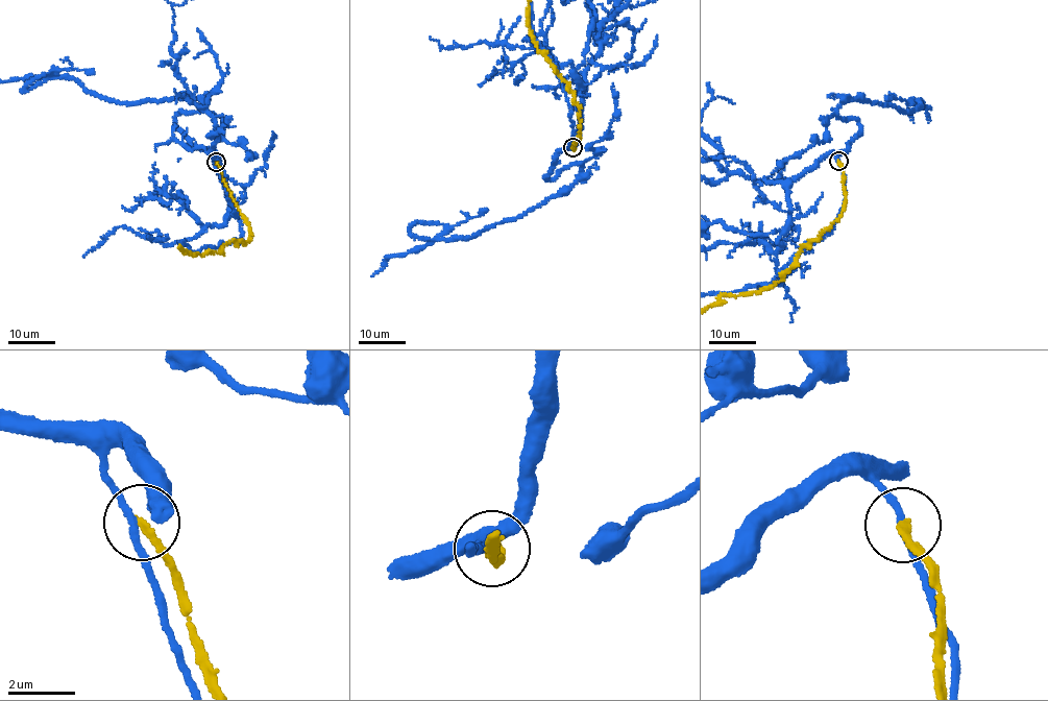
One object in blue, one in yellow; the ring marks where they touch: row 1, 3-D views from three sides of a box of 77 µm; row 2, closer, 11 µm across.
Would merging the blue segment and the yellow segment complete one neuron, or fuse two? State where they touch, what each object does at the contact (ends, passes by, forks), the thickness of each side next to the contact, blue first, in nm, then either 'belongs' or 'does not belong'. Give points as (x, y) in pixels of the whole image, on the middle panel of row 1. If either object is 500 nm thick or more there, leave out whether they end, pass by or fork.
(573, 147) | blue passes by | yellow ends | 180/220 nm | does not belong

